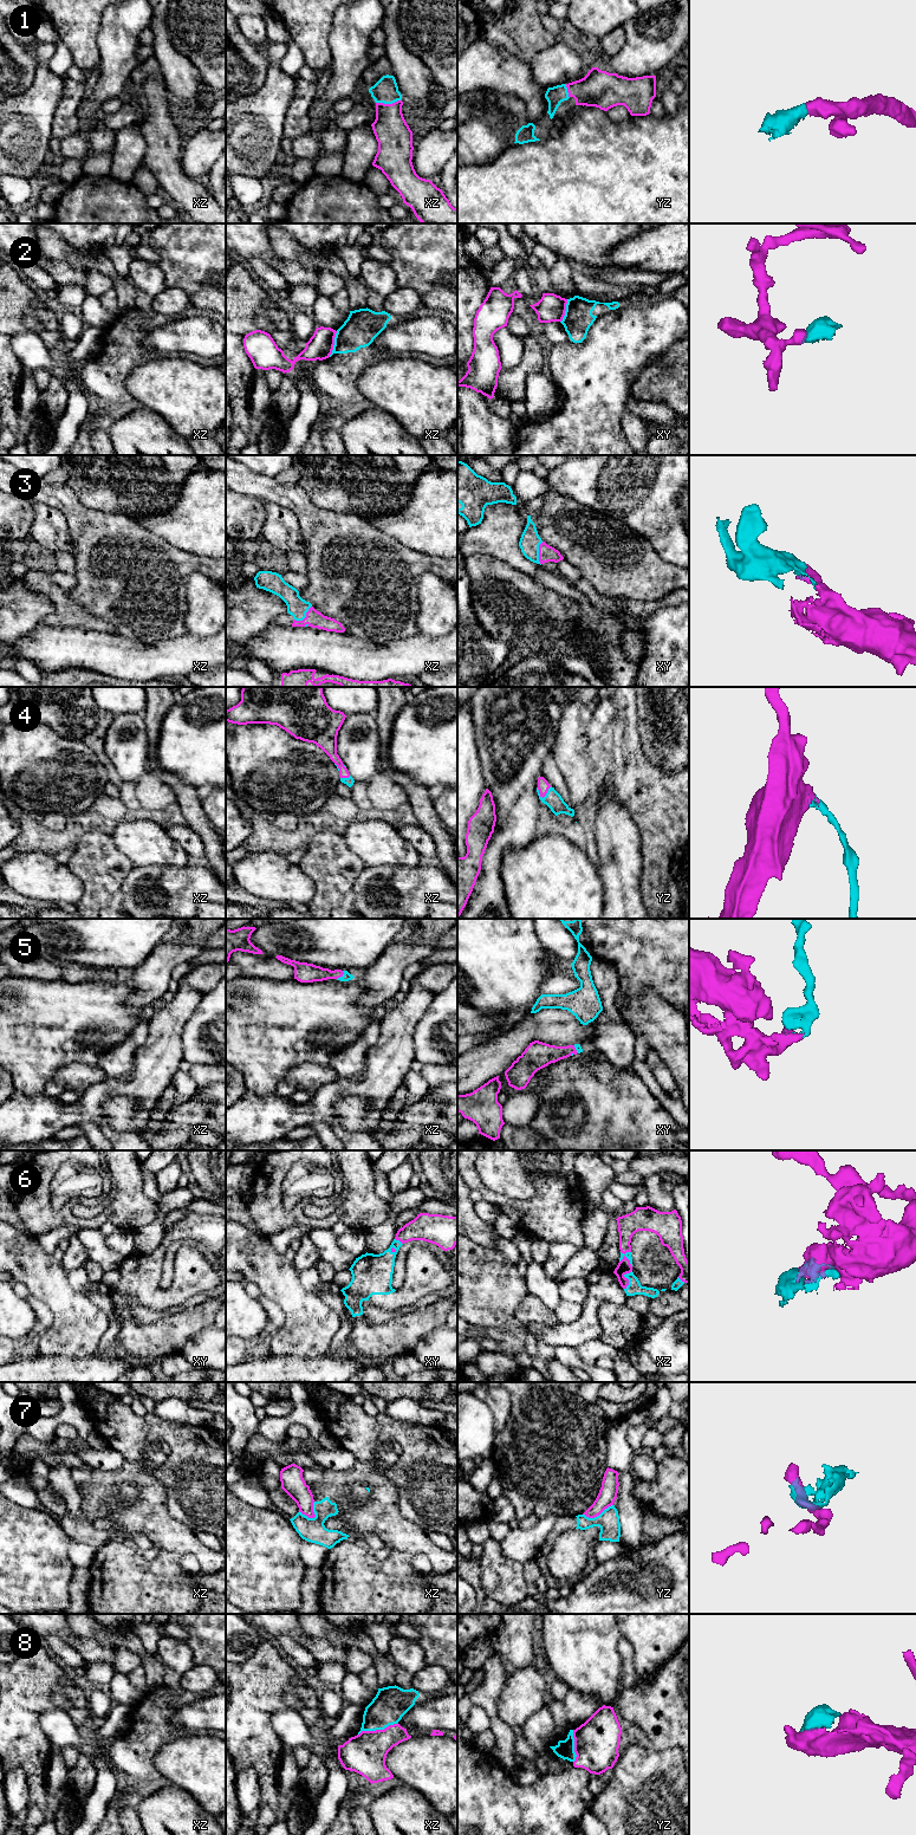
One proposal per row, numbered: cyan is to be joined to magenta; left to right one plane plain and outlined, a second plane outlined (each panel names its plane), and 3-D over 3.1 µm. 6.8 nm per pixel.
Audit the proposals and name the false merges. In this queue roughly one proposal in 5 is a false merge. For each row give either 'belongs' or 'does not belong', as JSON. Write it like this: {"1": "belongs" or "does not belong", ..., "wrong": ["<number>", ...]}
{"1": "belongs", "2": "does not belong", "3": "belongs", "4": "belongs", "5": "belongs", "6": "belongs", "7": "does not belong", "8": "belongs", "wrong": ["2", "7"]}

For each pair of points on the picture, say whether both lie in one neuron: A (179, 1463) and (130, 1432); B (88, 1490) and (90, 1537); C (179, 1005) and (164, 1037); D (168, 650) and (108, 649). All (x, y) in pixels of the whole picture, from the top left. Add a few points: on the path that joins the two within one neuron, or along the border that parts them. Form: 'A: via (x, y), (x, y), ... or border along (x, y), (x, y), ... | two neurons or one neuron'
A: via (179, 1447), (163, 1432), (145, 1432) | one neuron
B: via (88, 1502), (88, 1525) | one neuron
C: via (176, 1013), (164, 1029) | one neuron
D: via (153, 653), (123, 653) | one neuron

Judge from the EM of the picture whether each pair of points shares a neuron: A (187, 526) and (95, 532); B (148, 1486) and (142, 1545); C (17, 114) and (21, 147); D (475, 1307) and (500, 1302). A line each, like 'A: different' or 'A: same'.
A: different
B: different
C: same
D: same

